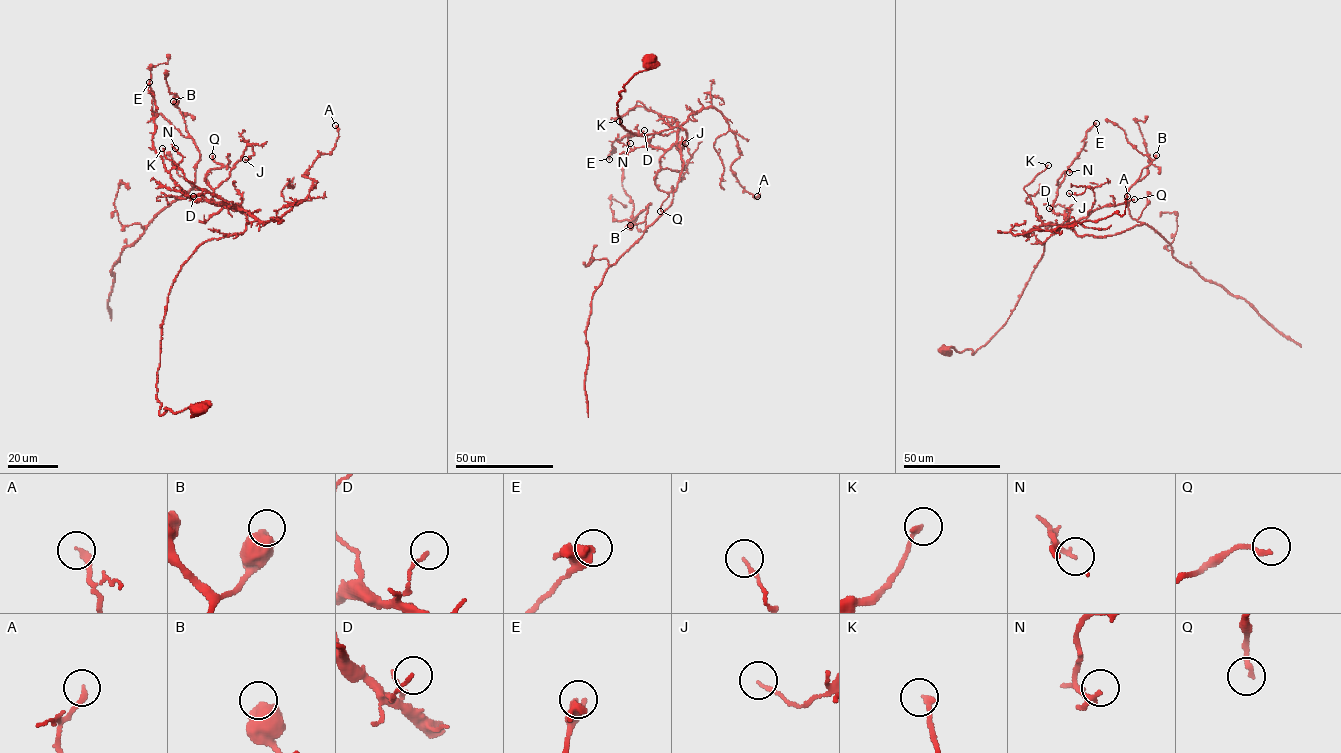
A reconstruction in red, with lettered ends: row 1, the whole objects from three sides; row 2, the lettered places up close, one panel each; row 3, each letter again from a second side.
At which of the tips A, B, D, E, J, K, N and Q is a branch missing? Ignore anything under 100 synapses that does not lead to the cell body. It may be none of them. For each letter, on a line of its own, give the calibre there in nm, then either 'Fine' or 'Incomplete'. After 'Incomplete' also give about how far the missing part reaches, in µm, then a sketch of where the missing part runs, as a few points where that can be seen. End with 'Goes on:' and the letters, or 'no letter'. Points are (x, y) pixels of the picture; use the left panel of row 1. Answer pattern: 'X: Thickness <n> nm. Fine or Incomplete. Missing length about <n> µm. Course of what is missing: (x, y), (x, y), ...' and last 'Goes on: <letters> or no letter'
A: Thickness 240 nm. Fine
B: Thickness 750 nm. Fine
D: Thickness 120 nm. Fine
E: Thickness 280 nm. Fine
J: Thickness 120 nm. Fine
K: Thickness 200 nm. Fine
N: Thickness 150 nm. Fine
Q: Thickness 180 nm. Fine
Goes on: no letter

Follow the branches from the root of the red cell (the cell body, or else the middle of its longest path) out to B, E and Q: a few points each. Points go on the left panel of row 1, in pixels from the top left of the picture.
B: (198, 410), (159, 413), (167, 298), (192, 252), (247, 217), (192, 189), (200, 151), (173, 101)
E: (198, 410), (159, 413), (167, 298), (192, 252), (247, 216), (191, 199), (166, 170), (149, 82)
Q: (198, 410), (160, 414), (157, 372), (181, 267), (246, 228), (238, 205), (213, 202), (212, 156)

